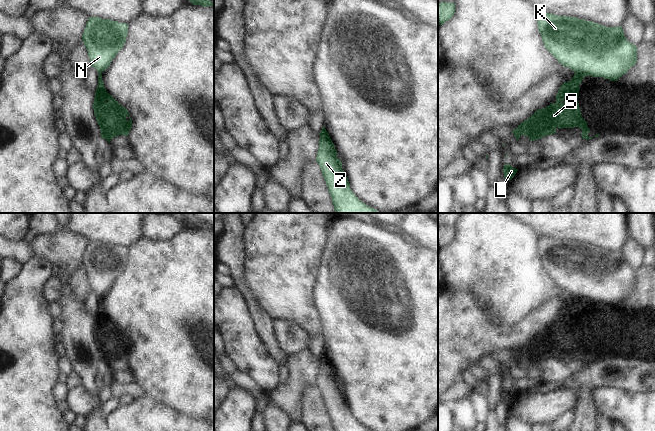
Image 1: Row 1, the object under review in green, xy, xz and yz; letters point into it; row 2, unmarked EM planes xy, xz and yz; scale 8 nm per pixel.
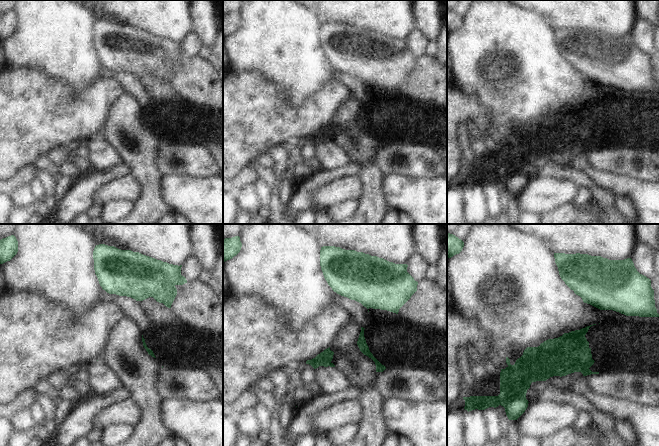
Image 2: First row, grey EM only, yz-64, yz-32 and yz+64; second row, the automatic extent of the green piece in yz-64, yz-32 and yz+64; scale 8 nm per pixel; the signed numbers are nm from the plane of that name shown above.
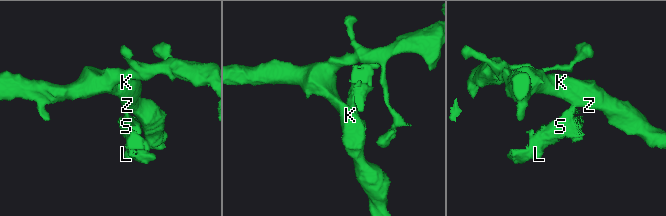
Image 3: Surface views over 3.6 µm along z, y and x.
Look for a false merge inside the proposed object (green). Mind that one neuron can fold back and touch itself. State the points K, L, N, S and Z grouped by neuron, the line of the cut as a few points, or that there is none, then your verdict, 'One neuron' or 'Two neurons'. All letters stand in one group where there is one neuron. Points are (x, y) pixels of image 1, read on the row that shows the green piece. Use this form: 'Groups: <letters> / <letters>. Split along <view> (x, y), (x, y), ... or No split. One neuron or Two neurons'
Groups: K N Z / L S. Split along yz (575, 72), (587, 75). Two neurons

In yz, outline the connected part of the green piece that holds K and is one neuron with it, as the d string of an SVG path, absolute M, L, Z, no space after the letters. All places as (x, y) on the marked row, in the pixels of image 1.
M540 13L537 23L544 47L560 64L576 74L618 81L637 62L637 46L626 39L622 26L605 27L592 21L551 13Z

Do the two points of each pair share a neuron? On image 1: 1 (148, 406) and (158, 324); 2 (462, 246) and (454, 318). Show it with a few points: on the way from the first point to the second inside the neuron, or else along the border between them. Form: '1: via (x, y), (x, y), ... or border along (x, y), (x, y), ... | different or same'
1: border along (145, 394), (170, 407) | different
2: border along (448, 287), (451, 289), (468, 290), (478, 301) | different

